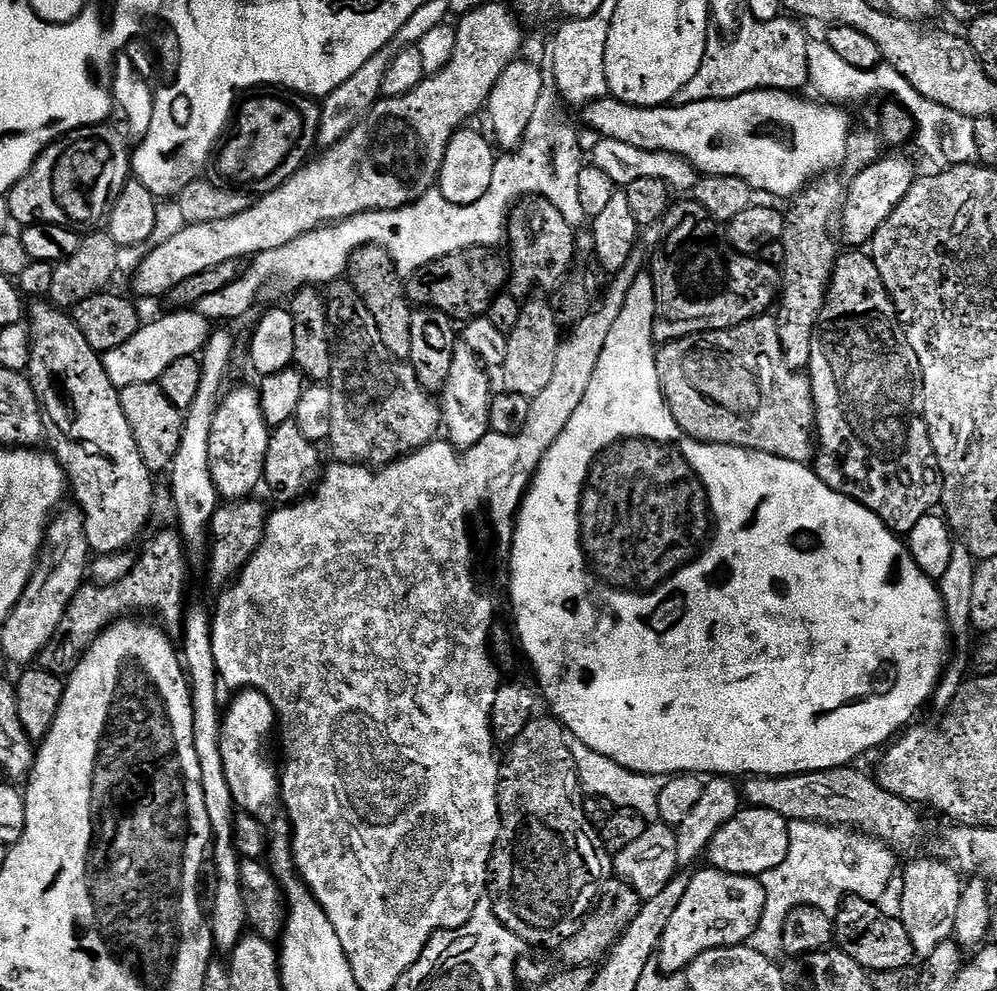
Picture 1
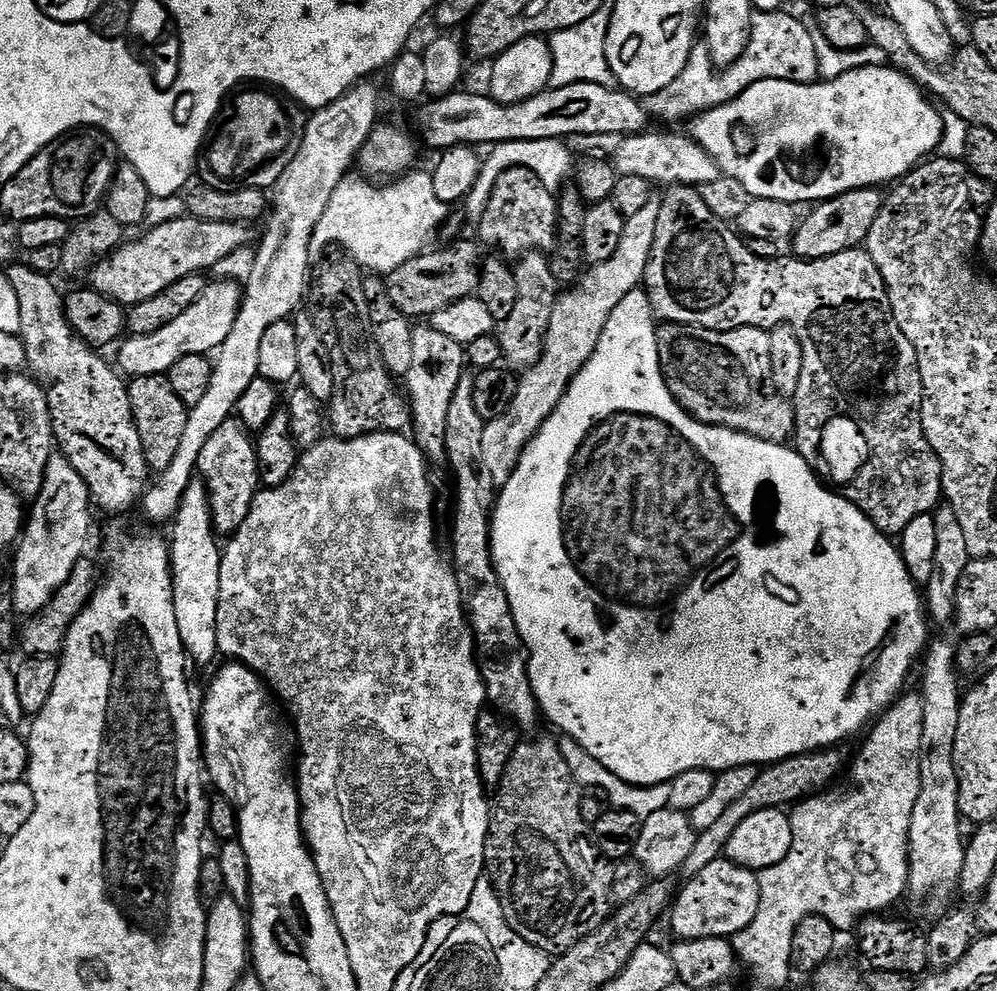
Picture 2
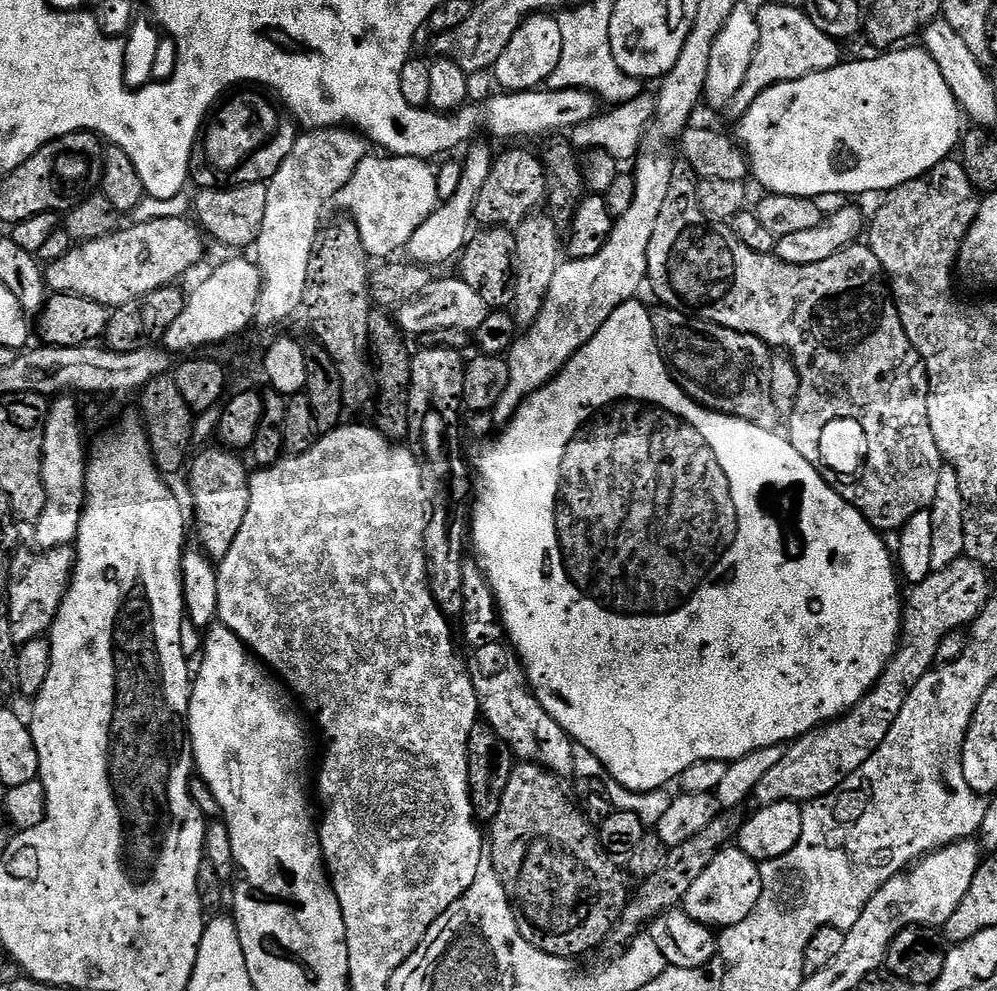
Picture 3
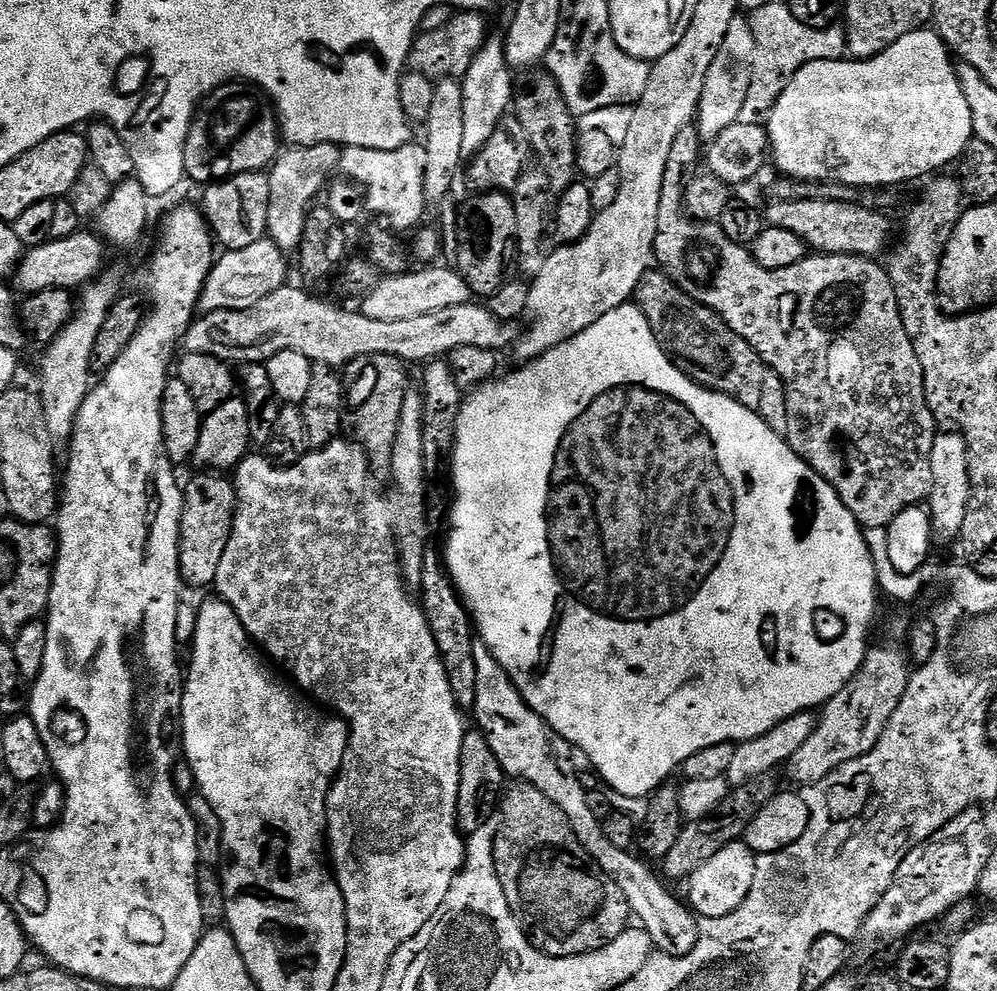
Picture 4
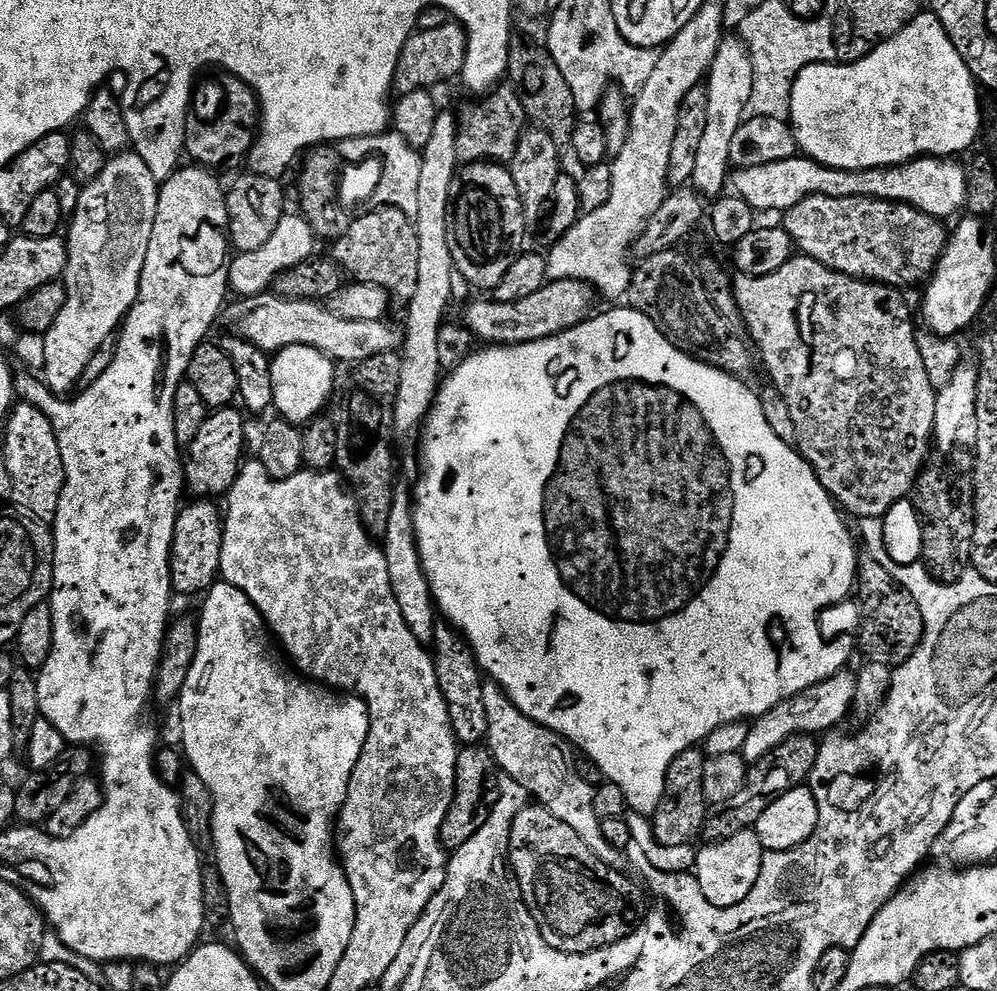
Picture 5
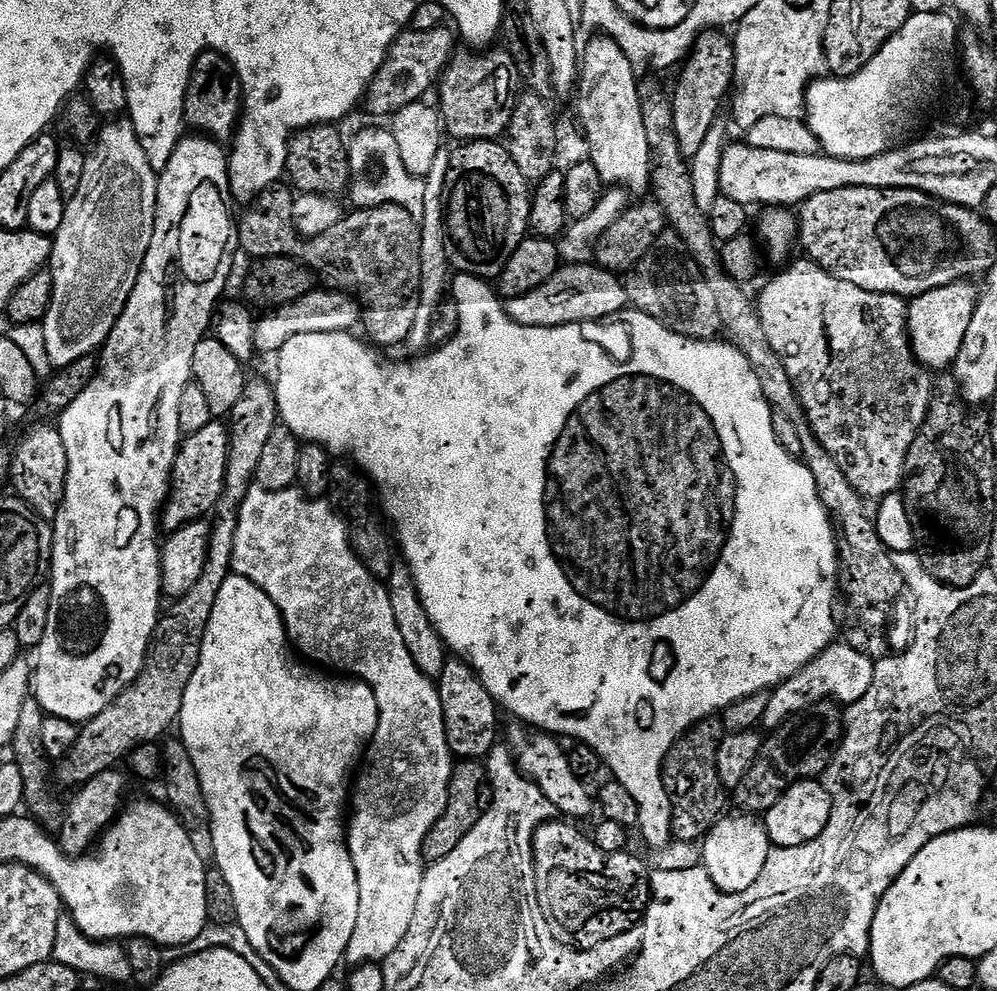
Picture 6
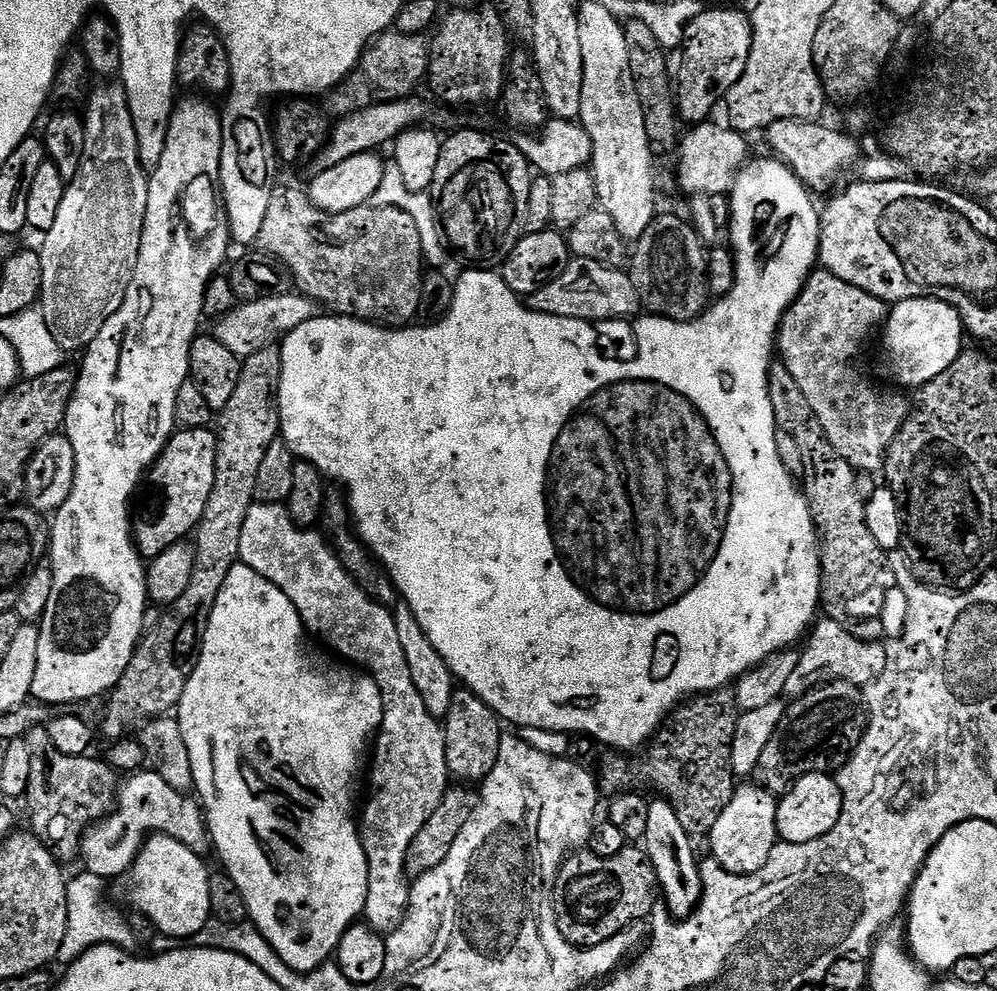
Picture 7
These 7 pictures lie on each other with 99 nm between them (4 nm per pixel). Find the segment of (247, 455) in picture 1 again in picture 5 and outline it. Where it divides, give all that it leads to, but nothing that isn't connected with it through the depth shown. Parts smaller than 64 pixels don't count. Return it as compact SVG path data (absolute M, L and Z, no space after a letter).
M196 498L193 504L185 503L176 514L174 538L170 550L170 578L172 579L173 593L184 596L196 596L207 593L220 576L220 559L222 558L222 542L224 541L224 516L215 508L213 501L208 498Z

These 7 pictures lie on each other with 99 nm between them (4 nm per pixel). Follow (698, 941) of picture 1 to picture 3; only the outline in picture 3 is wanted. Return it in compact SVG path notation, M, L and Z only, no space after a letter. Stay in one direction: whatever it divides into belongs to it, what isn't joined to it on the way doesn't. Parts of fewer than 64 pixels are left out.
M739 846L724 848L702 870L694 886L684 896L682 910L690 918L700 924L707 924L713 930L723 930L742 922L758 906L758 898L762 894L762 878L760 864L746 855Z

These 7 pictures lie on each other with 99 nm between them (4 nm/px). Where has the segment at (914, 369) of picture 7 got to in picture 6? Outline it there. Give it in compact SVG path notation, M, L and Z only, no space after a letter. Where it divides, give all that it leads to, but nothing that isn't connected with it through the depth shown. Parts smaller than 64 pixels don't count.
M957 282L930 290L915 297L908 304L908 338L912 342L912 353L929 370L955 365L958 350L962 350L962 338L974 318L978 288L972 282Z

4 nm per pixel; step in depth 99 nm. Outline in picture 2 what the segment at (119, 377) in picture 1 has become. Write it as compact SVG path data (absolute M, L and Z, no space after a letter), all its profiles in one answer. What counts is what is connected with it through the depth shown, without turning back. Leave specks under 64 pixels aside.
M217 279L209 283L202 298L198 298L198 302L194 302L186 314L174 318L170 326L162 326L162 330L149 336L131 336L125 339L119 345L119 371L128 378L163 376L170 370L170 366L174 366L174 362L178 362L178 358L186 358L190 354L202 356L215 353L233 329L234 320L239 316L241 299L242 290L237 281Z

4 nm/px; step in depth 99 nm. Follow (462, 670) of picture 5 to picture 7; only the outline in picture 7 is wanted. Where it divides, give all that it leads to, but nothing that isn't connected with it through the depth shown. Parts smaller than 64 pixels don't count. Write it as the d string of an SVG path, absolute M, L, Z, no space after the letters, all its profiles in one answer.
M457 687L454 698L450 698L450 710L442 717L444 744L448 775L453 781L479 785L494 770L498 762L498 750L502 735L502 721L482 698L469 692L467 688Z

